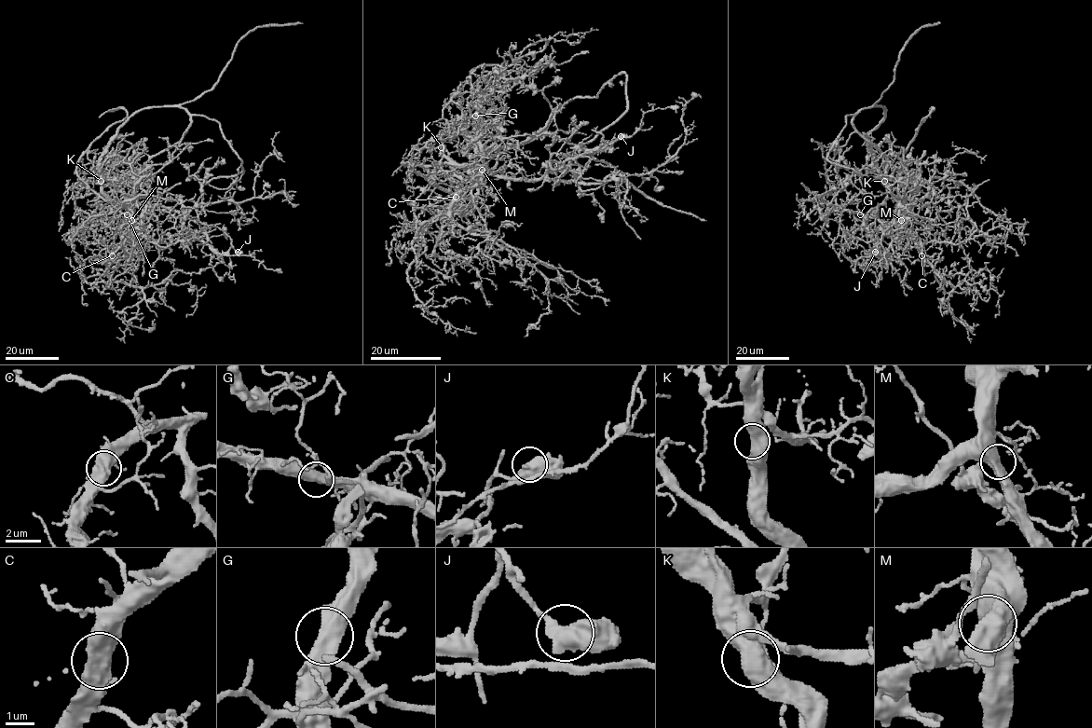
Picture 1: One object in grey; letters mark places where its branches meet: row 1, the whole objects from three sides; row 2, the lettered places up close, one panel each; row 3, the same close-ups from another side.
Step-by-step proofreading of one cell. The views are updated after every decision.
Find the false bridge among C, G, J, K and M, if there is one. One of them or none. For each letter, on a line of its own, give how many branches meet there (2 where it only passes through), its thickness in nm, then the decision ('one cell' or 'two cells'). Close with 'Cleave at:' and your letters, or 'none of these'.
C: branches 2; calibre 600 nm; one cell
G: branches 2; calibre 550 nm; one cell
J: branches 2; calibre 600 nm; one cell
K: branches 2; calibre 600 nm; one cell
M: branches 2; calibre 600 nm; one cell
Cleave at: none of these

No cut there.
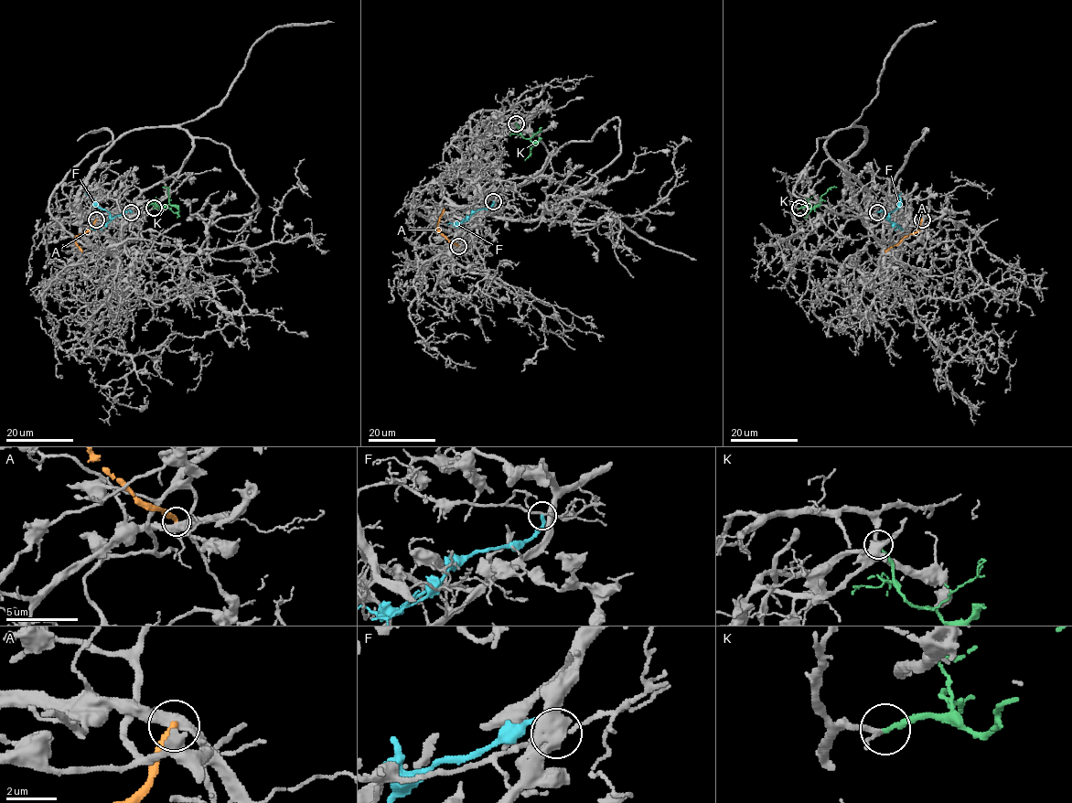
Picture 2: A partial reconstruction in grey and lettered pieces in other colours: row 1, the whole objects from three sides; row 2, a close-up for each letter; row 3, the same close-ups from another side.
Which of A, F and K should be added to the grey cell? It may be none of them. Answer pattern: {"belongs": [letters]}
{"belongs": ["K"]}

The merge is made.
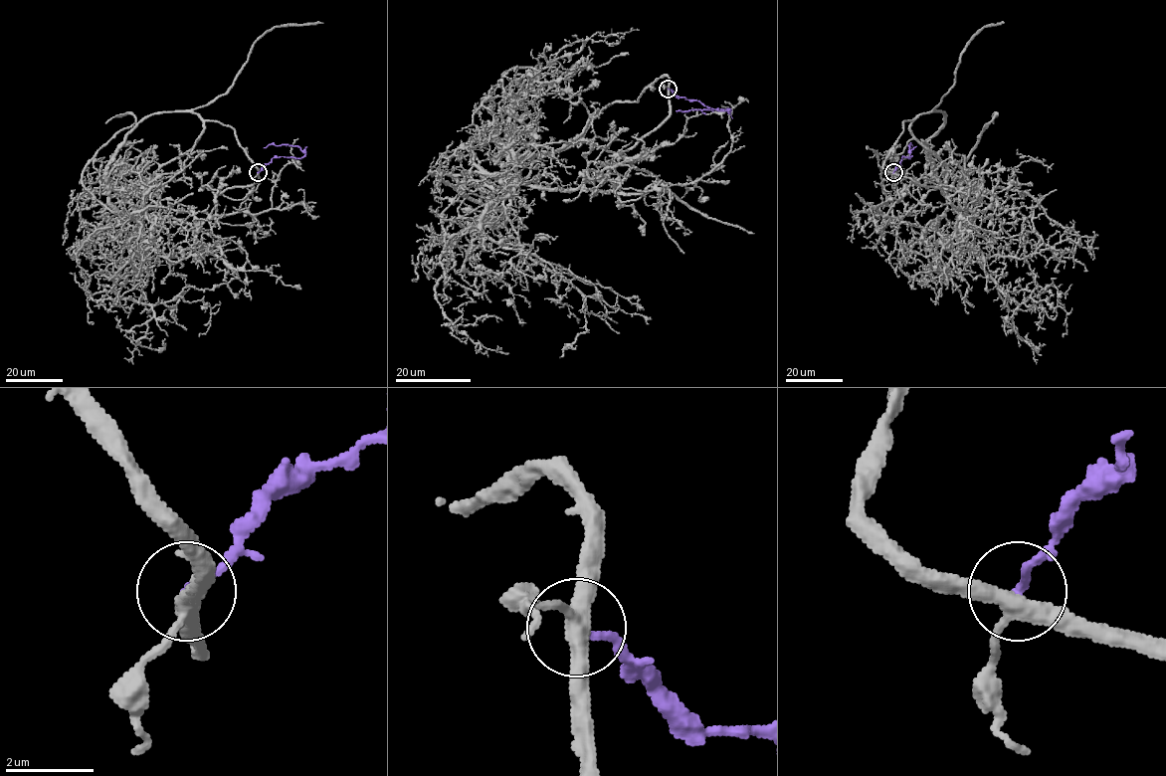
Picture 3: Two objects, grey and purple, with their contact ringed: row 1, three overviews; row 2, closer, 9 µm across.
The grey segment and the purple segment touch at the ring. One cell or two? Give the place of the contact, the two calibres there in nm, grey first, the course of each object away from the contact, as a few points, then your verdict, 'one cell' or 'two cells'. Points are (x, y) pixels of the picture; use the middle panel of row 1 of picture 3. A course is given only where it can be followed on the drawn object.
(668, 89) | 360/160 nm | grey via (669, 89), (669, 114), (605, 175), (567, 189), (514, 178), (482, 220), (589, 281), (607, 316), (591, 310) | purple via (669, 89), (680, 96), (700, 101), (719, 110), (730, 109), (676, 110) | two cells

